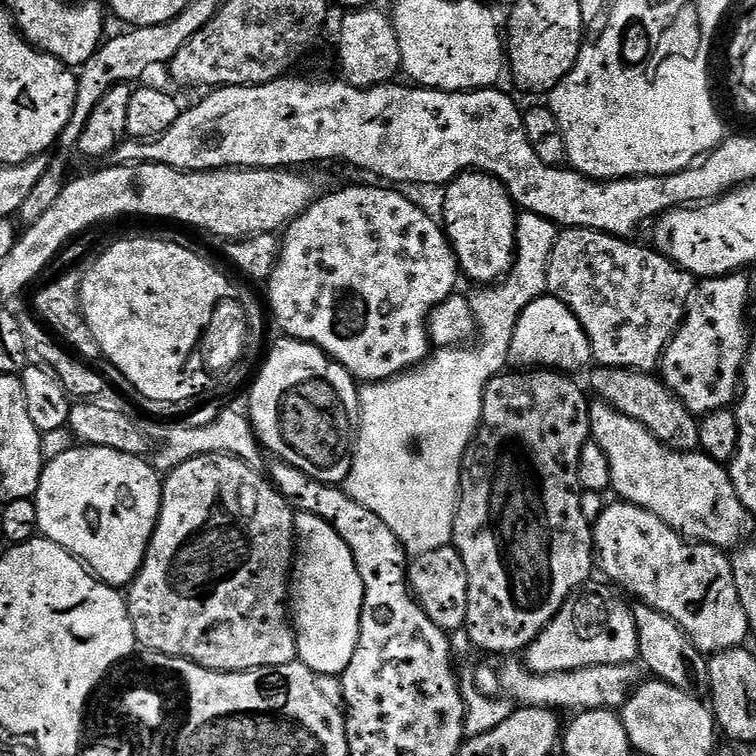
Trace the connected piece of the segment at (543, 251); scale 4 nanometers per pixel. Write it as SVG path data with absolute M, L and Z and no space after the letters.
M521 211L516 217L516 258L512 261L512 269L510 269L503 280L491 286L477 287L475 289L477 292L474 294L471 293L468 296L472 312L476 315L476 327L478 329L478 341L480 340L480 345L477 348L472 348L473 346L457 346L433 351L423 364L418 364L416 367L410 368L407 372L402 372L398 376L391 376L388 380L365 383L359 389L360 411L358 413L358 435L354 440L352 469L346 481L346 491L350 498L354 498L362 506L366 506L366 510L378 514L378 518L382 518L382 522L386 522L386 526L390 526L390 530L399 538L405 552L409 554L421 556L430 550L447 548L452 544L452 527L454 526L456 505L460 495L460 470L464 466L464 455L468 453L468 448L472 445L473 438L476 437L476 430L480 427L484 391L493 376L498 376L501 372L505 371L508 364L510 342L514 338L514 326L518 326L518 318L522 314L522 310L526 310L526 306L530 306L530 302L534 302L539 296L545 295L548 291L548 263L550 262L550 254L552 253L552 247L557 235L557 225L553 224L551 220L542 218L533 212Z

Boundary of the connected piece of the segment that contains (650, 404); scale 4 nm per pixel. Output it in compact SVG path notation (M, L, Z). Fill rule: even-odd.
M601 368L591 369L587 387L597 392L603 403L614 410L634 418L650 435L673 448L676 452L694 452L700 447L698 430L700 420L677 396L664 385L663 379L646 372L635 372L629 368Z

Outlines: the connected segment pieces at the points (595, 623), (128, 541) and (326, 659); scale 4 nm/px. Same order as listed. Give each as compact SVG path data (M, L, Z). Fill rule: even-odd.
M589 582L572 593L567 602L558 610L556 617L548 623L526 649L526 666L539 676L555 672L573 672L579 668L593 668L595 664L626 664L635 661L640 655L636 618L631 607L627 608L610 589L609 585Z
M74 446L66 454L45 463L34 497L39 535L62 546L71 556L87 565L103 584L117 590L127 589L146 558L148 543L158 522L163 493L161 473L147 459L109 448Z
M296 512L296 539L294 541L294 563L290 573L290 619L292 631L296 634L296 655L300 663L305 664L317 676L340 676L350 666L354 650L358 646L360 633L360 615L364 605L364 587L354 566L350 546L318 514Z

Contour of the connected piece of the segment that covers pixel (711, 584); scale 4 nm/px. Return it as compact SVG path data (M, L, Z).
M627 502L615 503L609 503L605 507L592 530L594 556L598 561L599 571L601 568L609 576L609 581L617 580L626 591L633 592L637 601L658 610L664 616L669 616L690 637L692 645L699 652L715 654L741 647L745 643L744 639L749 639L750 633L738 586L734 586L731 559L711 544L689 542L679 532L666 526L666 522L638 506Z

